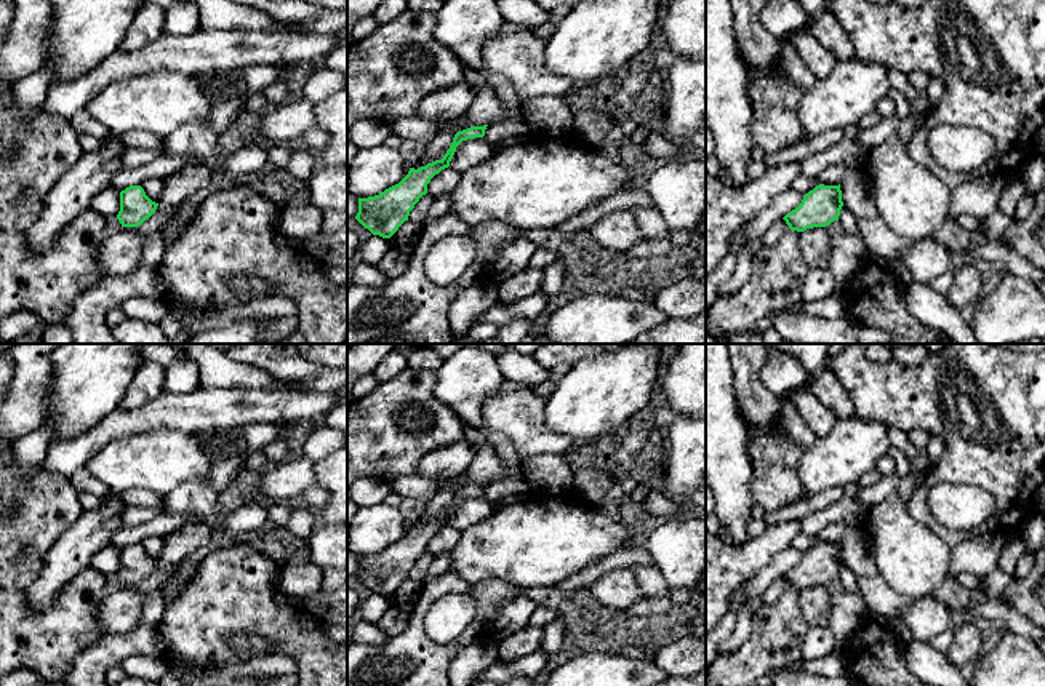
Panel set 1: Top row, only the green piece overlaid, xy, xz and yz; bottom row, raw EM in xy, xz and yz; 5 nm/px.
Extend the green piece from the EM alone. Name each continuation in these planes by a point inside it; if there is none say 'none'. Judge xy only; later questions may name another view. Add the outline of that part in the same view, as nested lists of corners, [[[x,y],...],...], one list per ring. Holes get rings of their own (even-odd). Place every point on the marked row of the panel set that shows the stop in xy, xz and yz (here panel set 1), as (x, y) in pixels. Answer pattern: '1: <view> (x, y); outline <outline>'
none

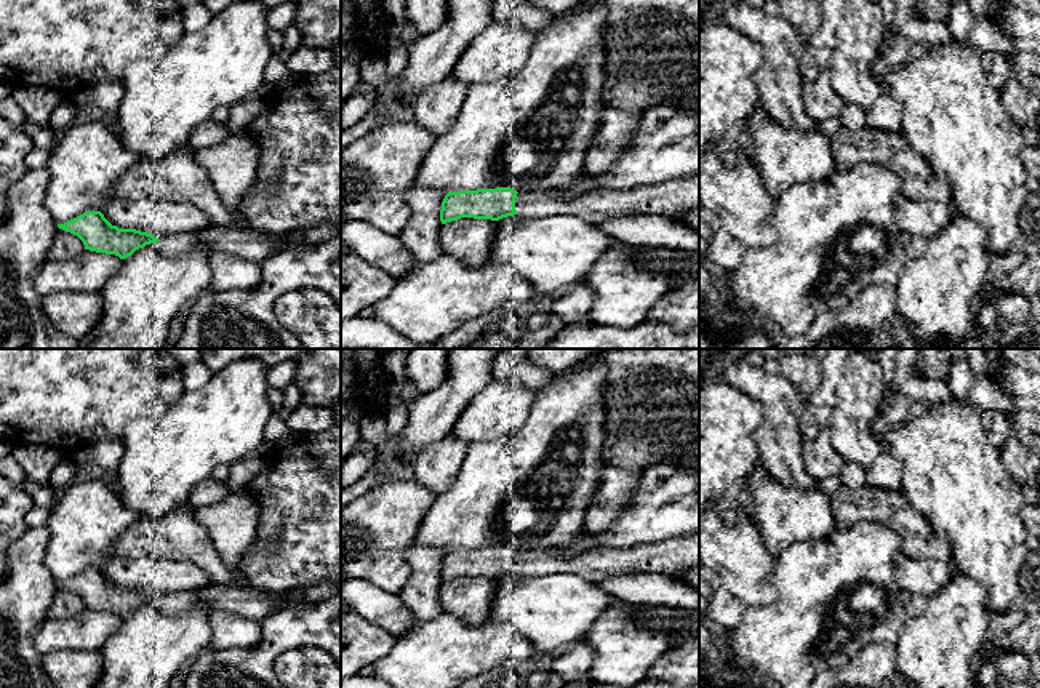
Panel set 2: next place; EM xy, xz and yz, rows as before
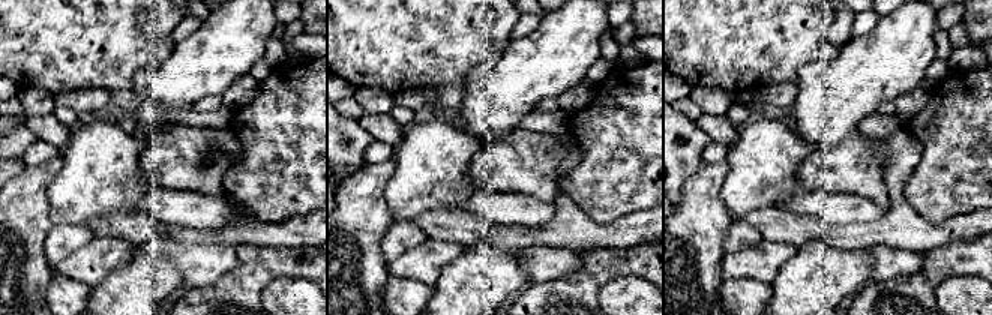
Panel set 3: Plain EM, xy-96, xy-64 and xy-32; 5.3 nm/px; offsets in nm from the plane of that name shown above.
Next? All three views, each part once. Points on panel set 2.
1: xz (672, 199); outline [[[699,174],[629,190],[600,189],[566,195],[558,195],[554,190],[541,190],[534,194],[518,192],[515,198],[517,214],[523,219],[570,214],[592,226],[613,218],[637,214],[672,219],[698,206]]]

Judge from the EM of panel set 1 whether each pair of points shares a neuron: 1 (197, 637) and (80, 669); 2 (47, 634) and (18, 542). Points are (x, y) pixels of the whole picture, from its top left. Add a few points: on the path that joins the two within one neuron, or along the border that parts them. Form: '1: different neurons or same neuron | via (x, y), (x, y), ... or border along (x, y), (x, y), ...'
1: different neurons | border along (157, 624), (168, 661)
2: same neuron | via (24, 613), (16, 605), (16, 565)

